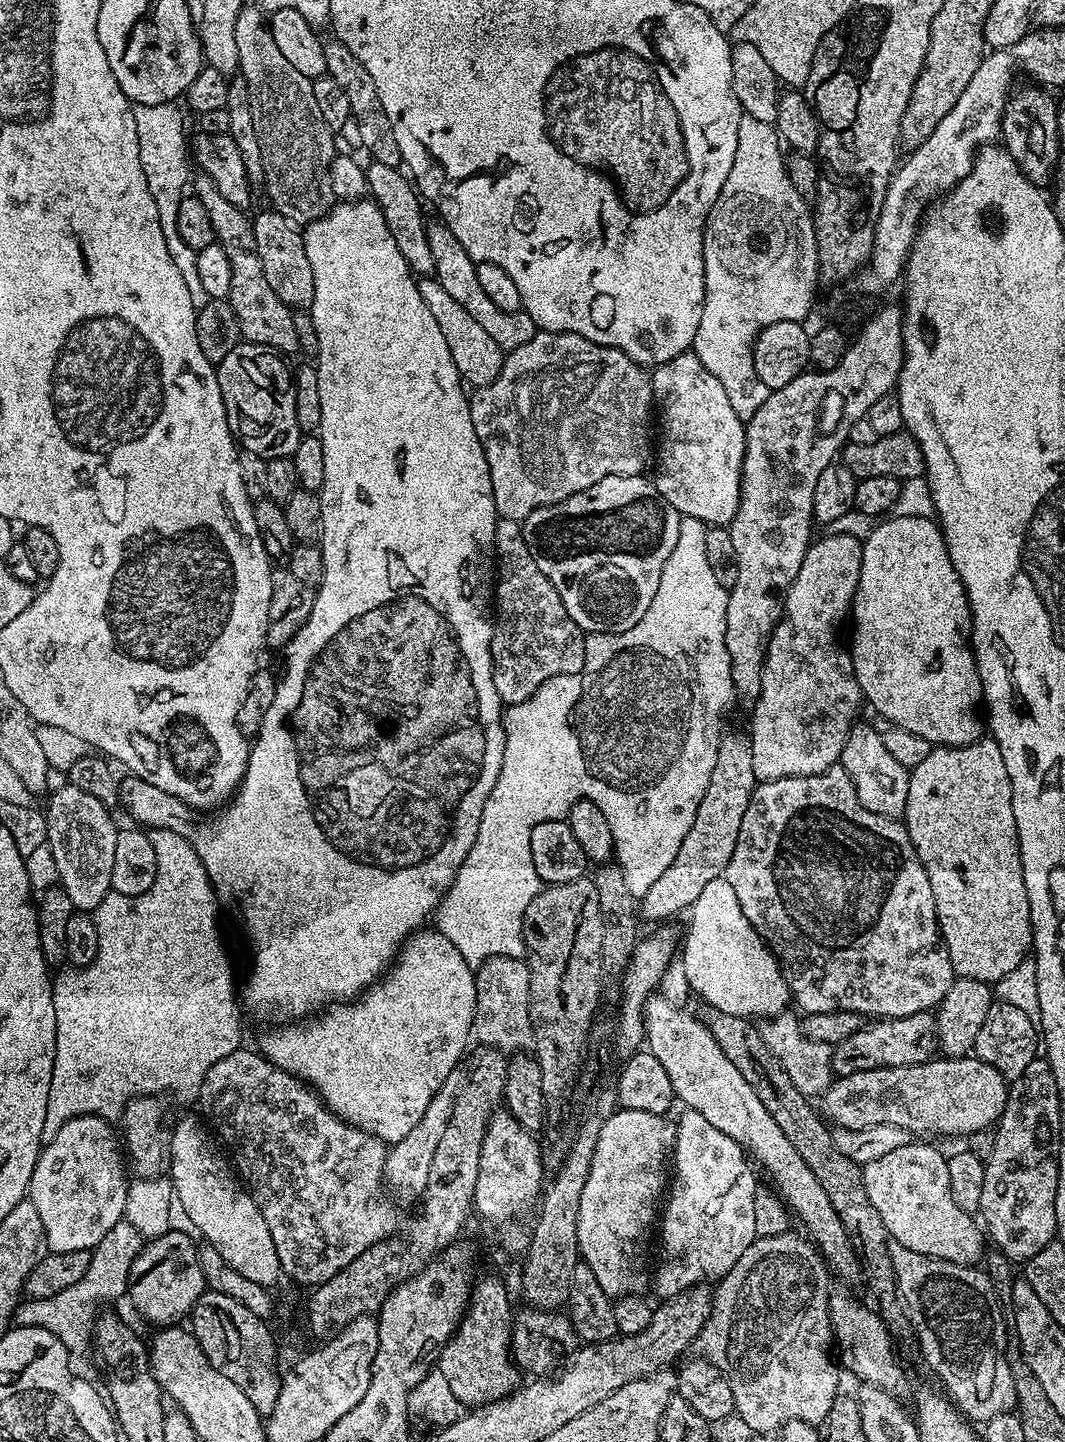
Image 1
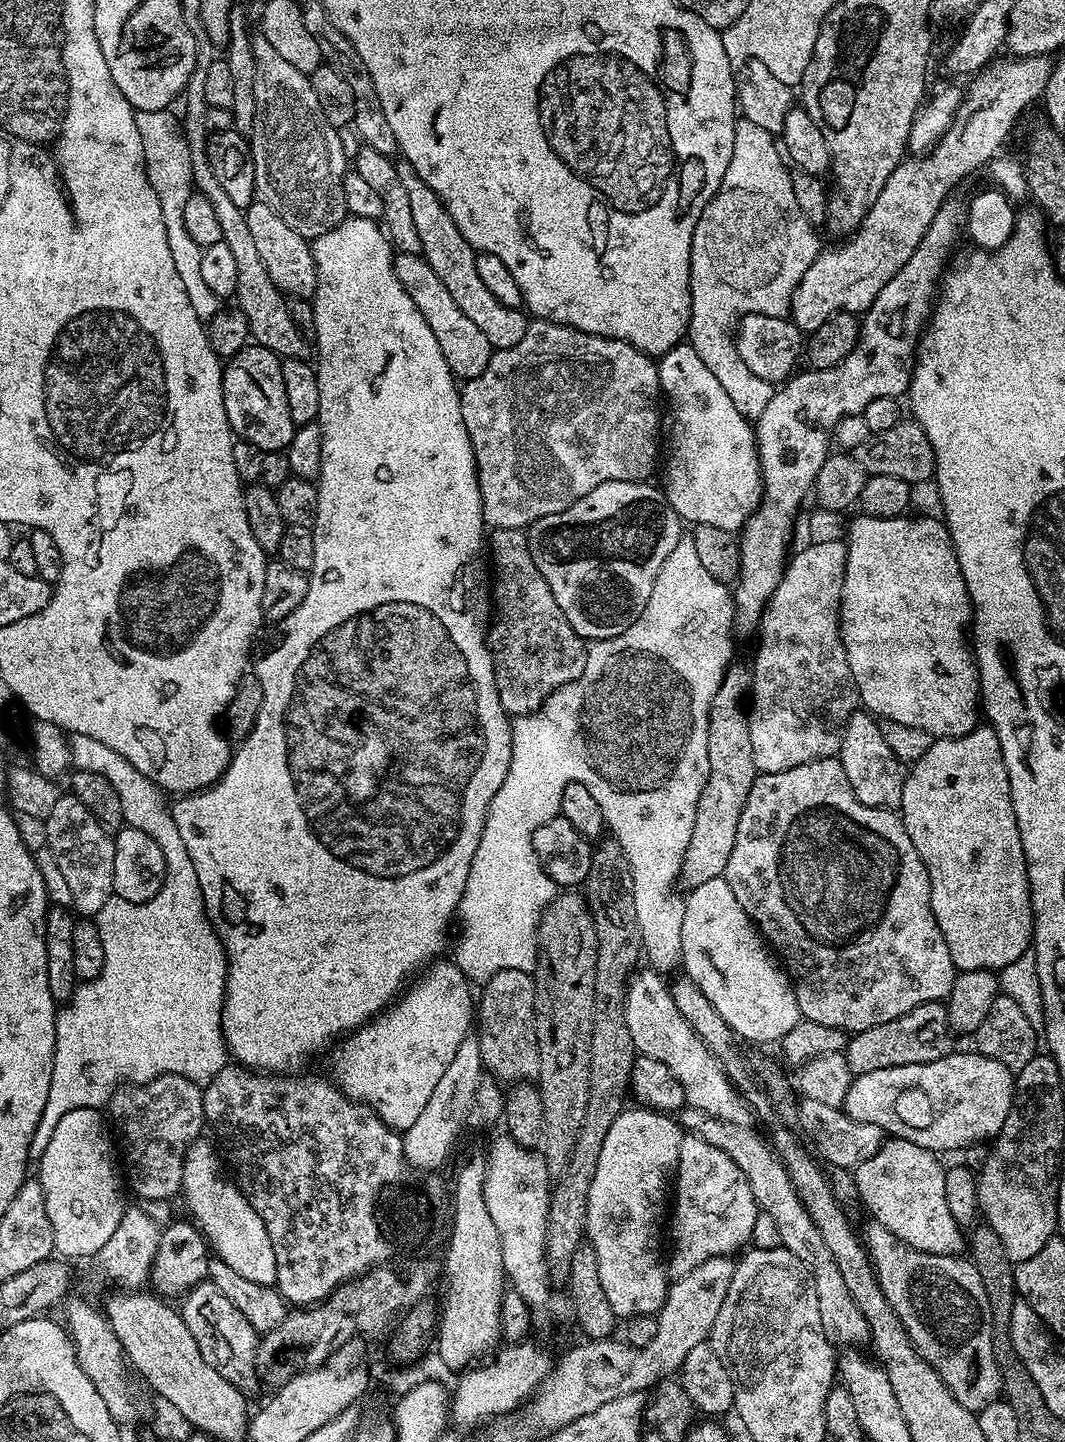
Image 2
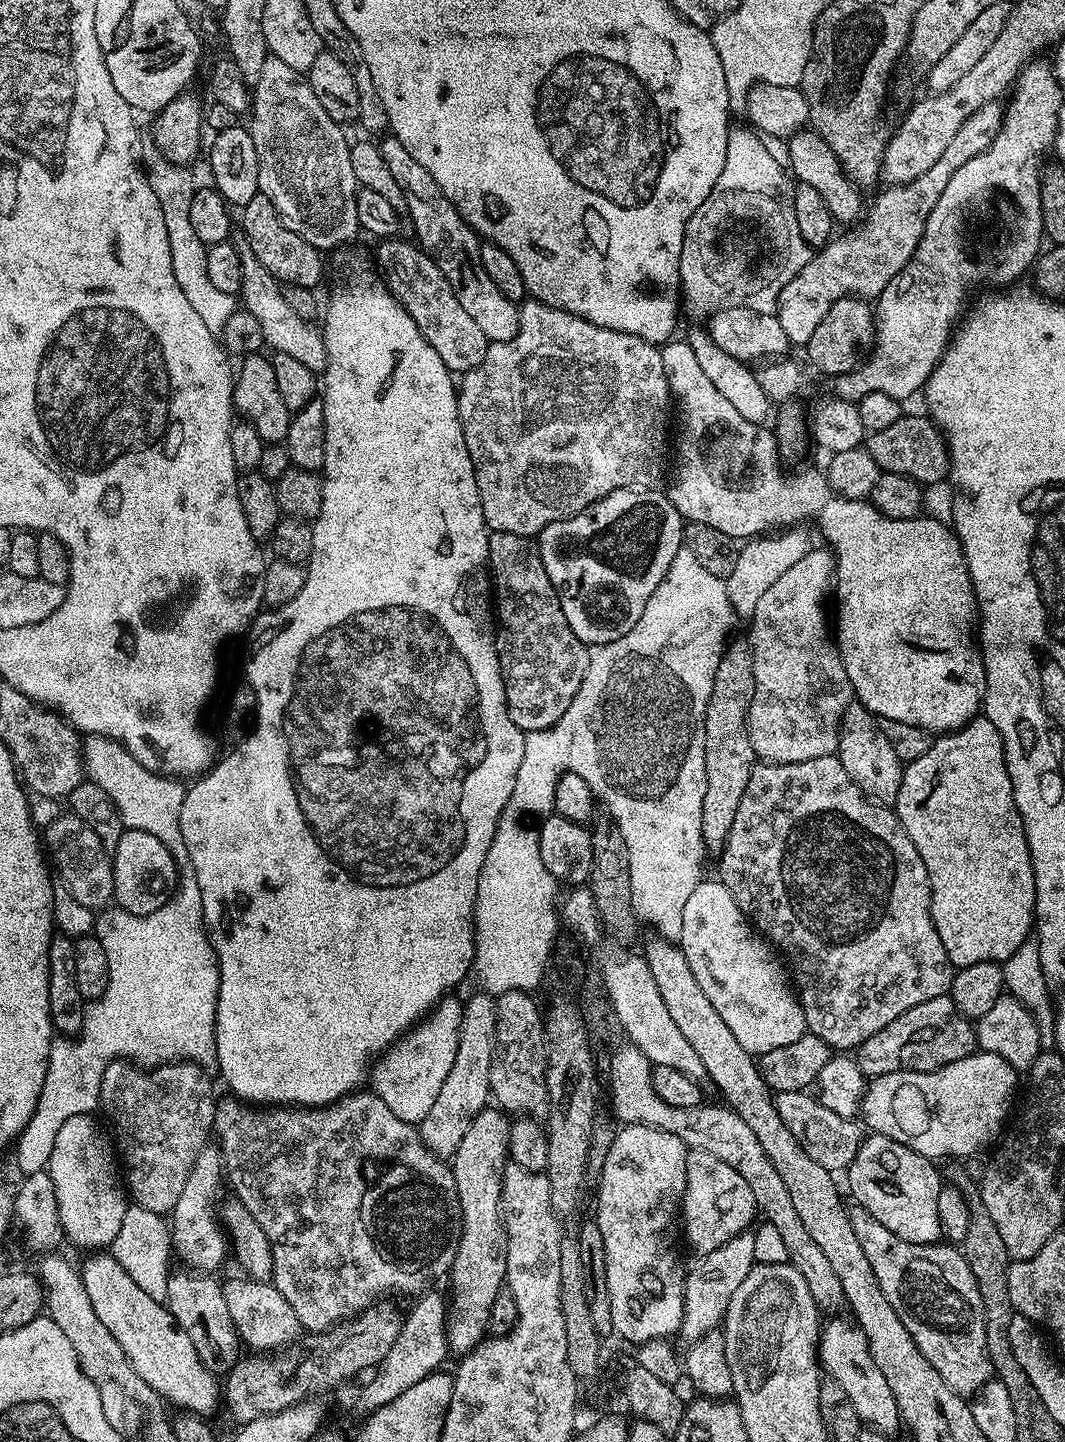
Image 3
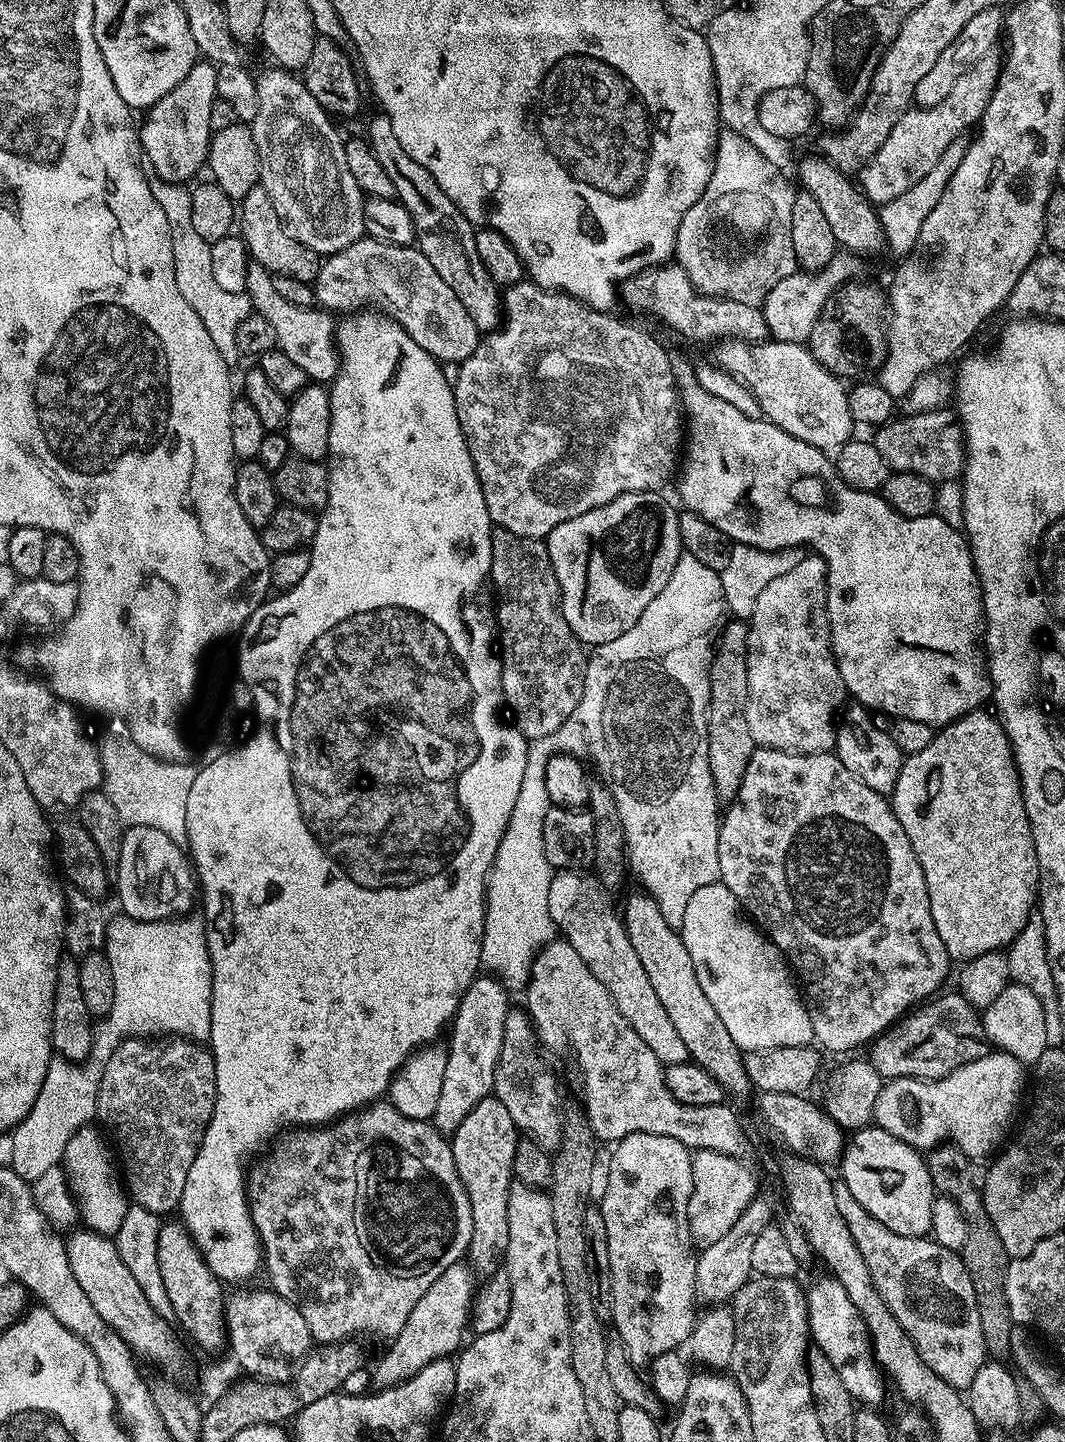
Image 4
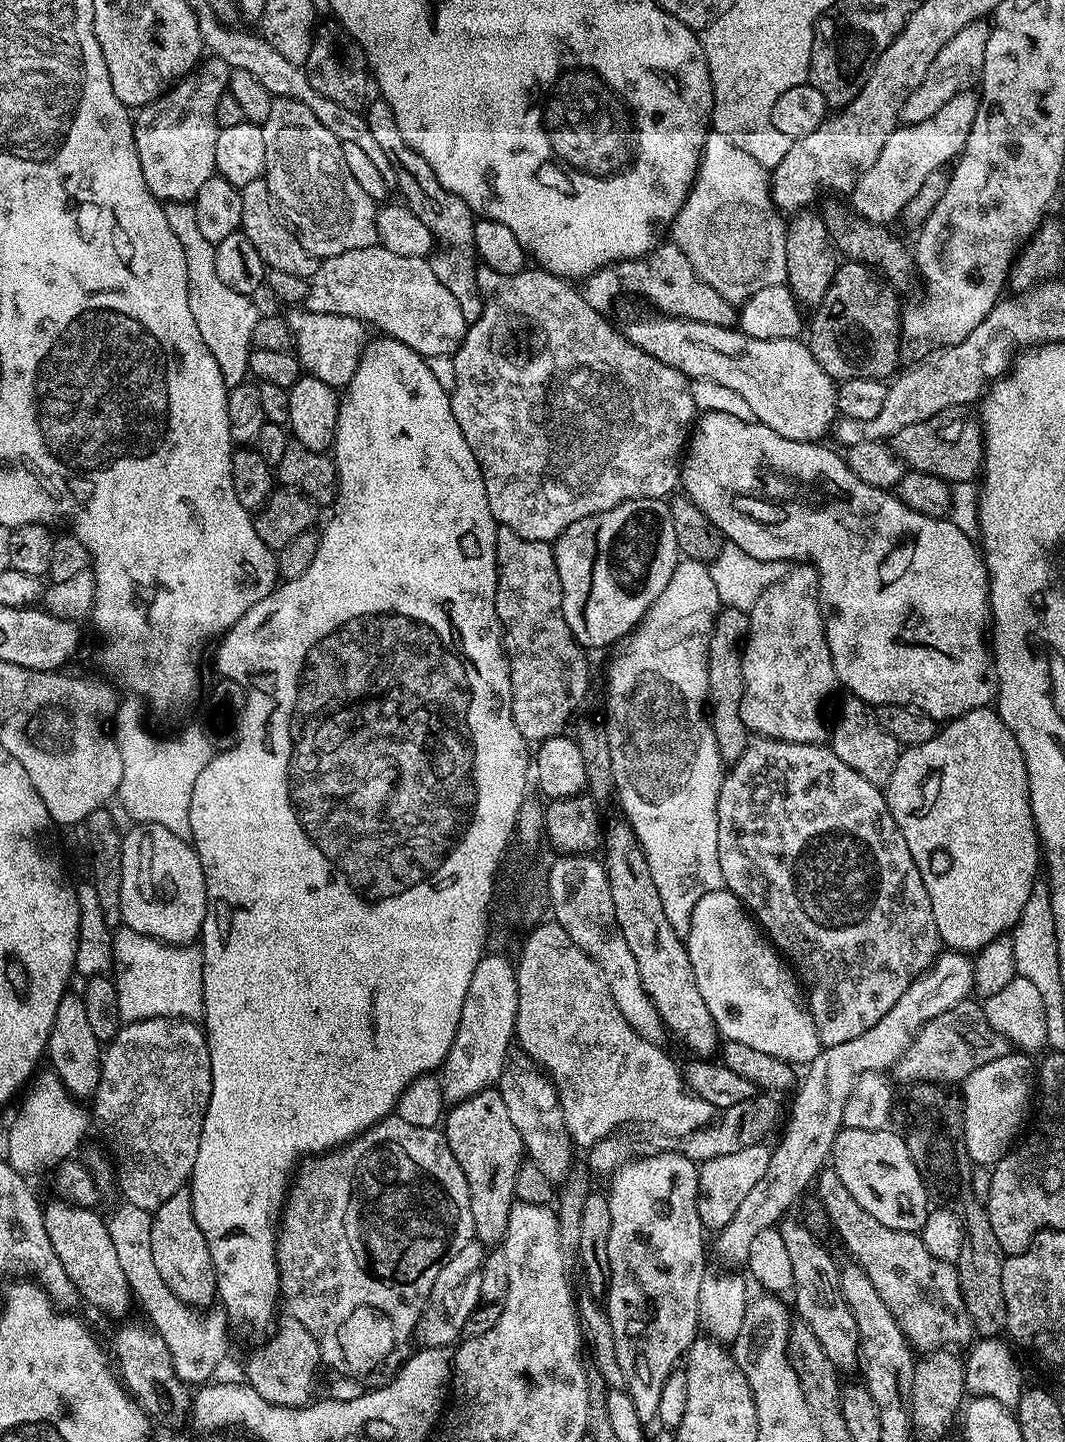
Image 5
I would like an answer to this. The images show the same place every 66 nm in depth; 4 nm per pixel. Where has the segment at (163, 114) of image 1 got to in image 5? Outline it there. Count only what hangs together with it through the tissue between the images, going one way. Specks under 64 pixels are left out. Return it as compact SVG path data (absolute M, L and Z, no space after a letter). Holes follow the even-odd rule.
M171 201L164 207L170 230L178 235L186 261L187 301L190 314L194 317L198 332L206 343L207 349L214 355L222 378L228 388L245 383L249 375L248 364L254 327L260 320L262 310L254 304L251 297L238 294L226 286L215 269L215 245L208 242L201 233L194 208L190 202Z

